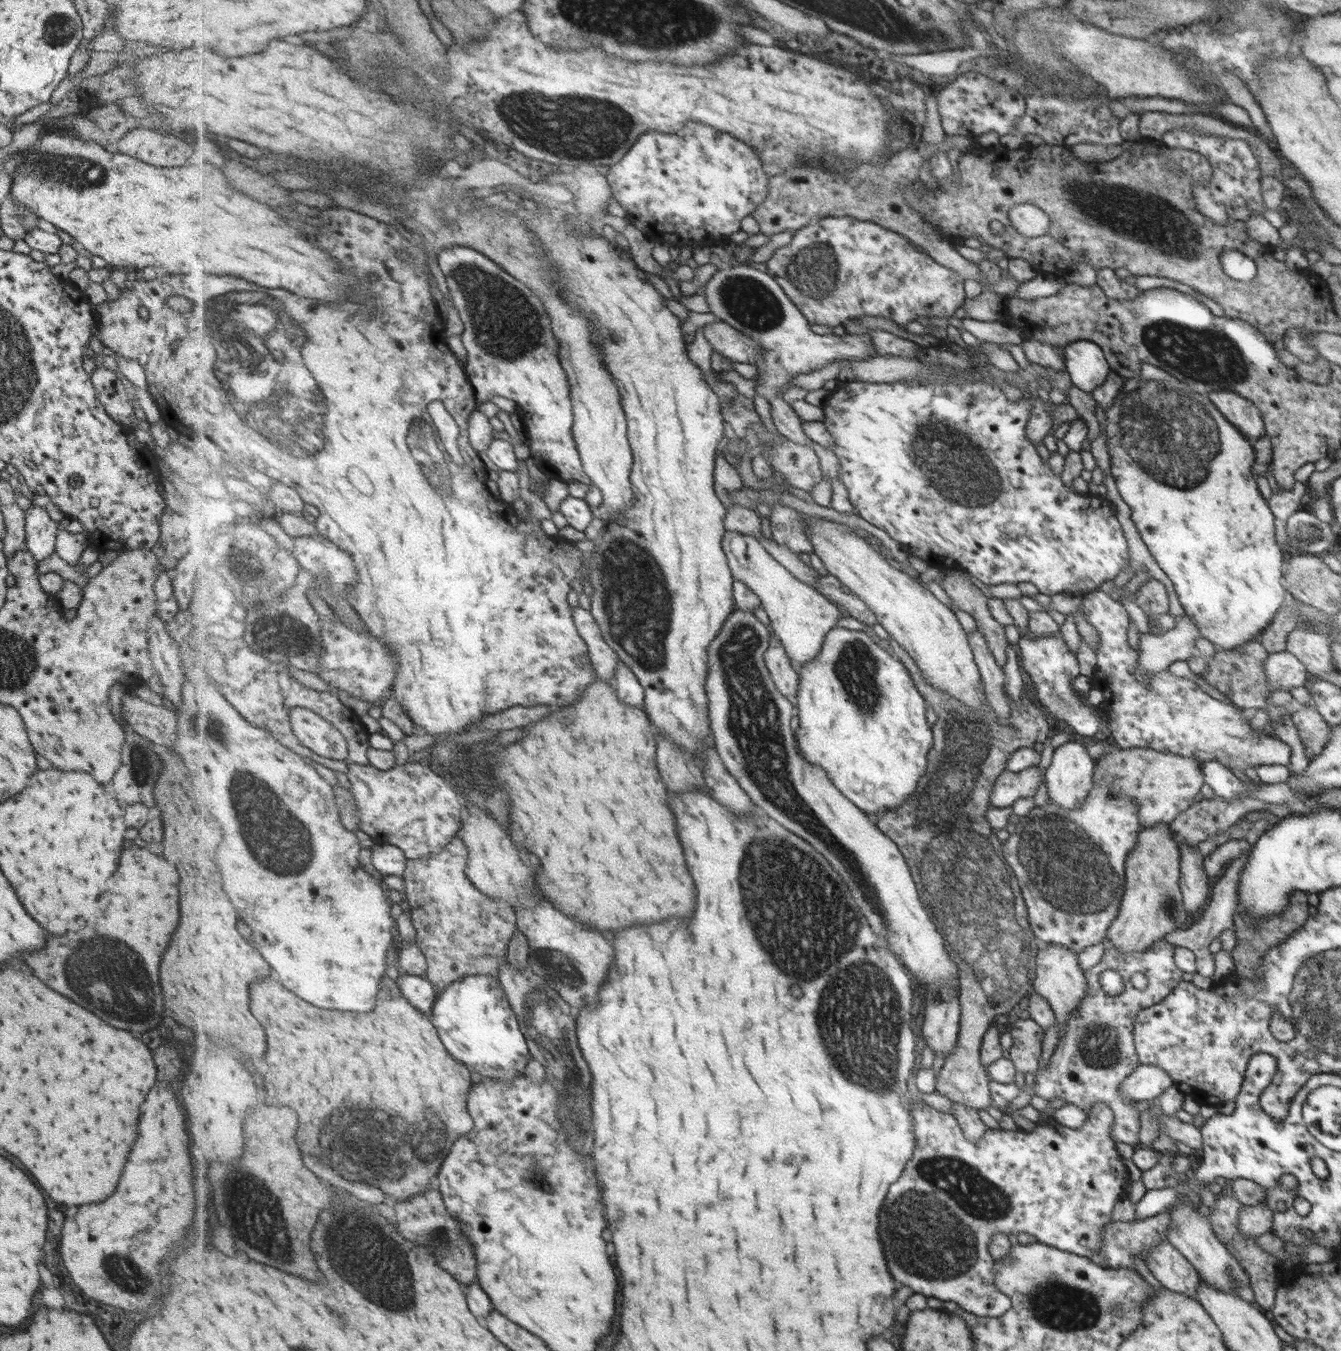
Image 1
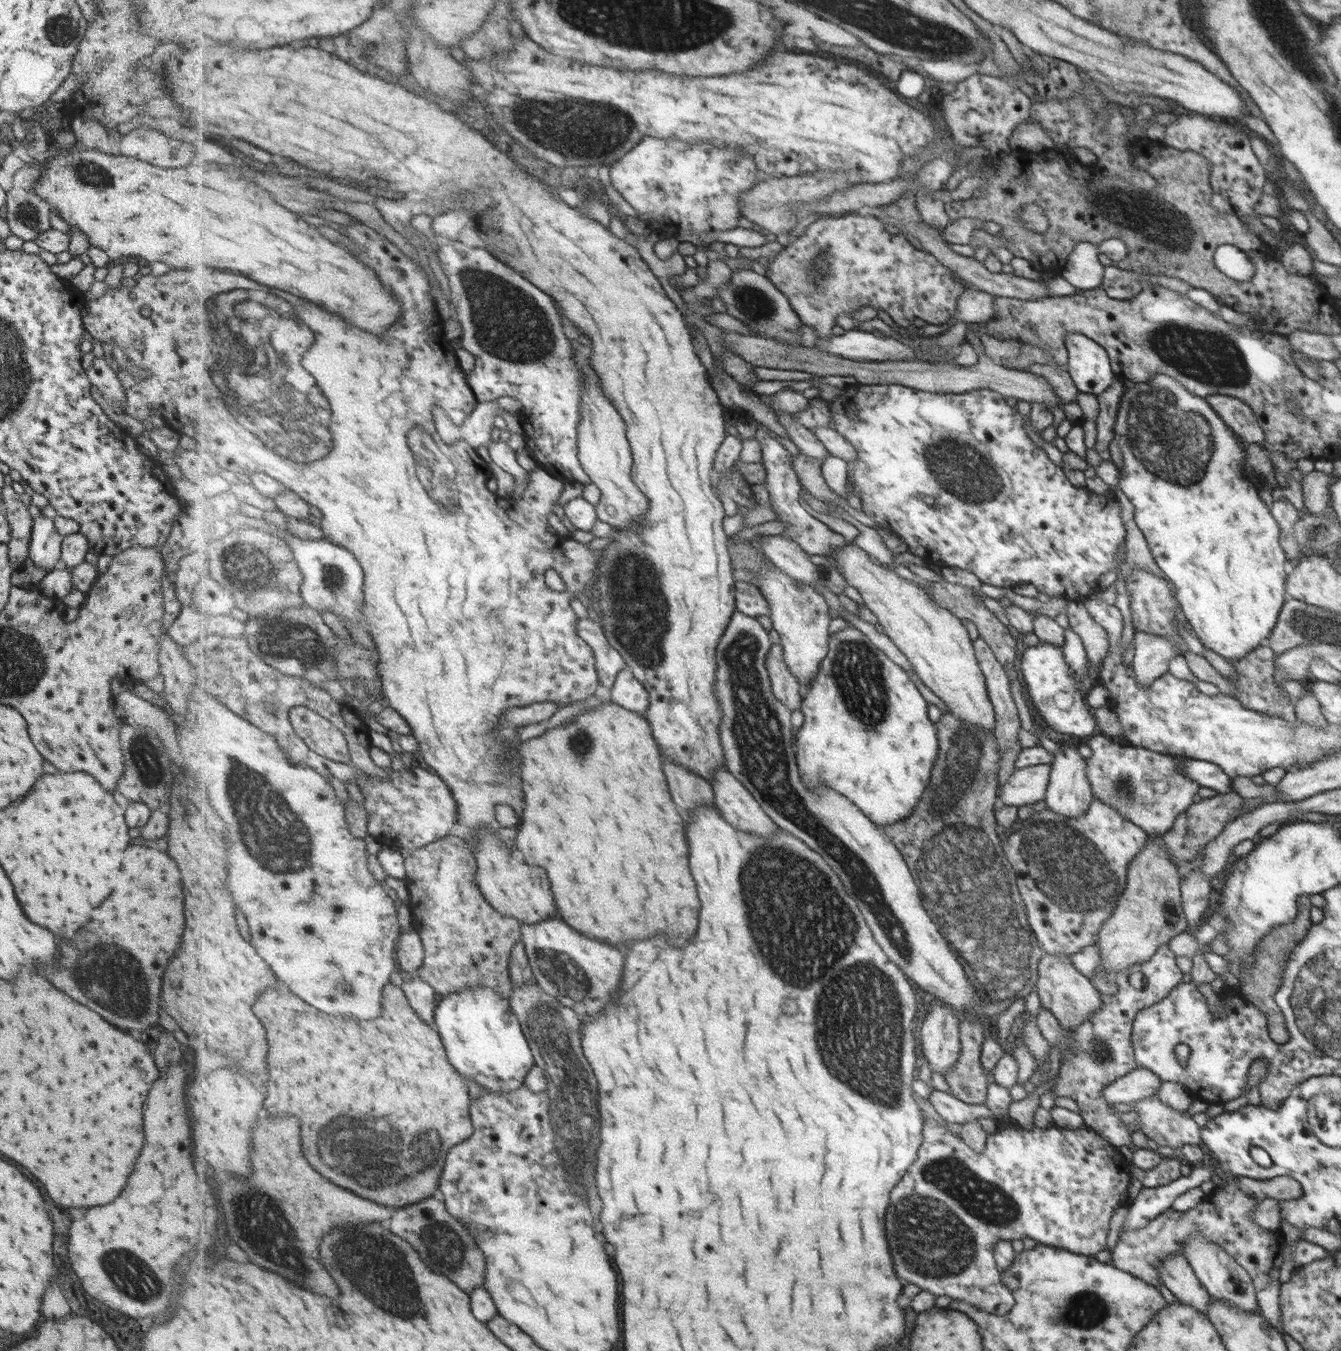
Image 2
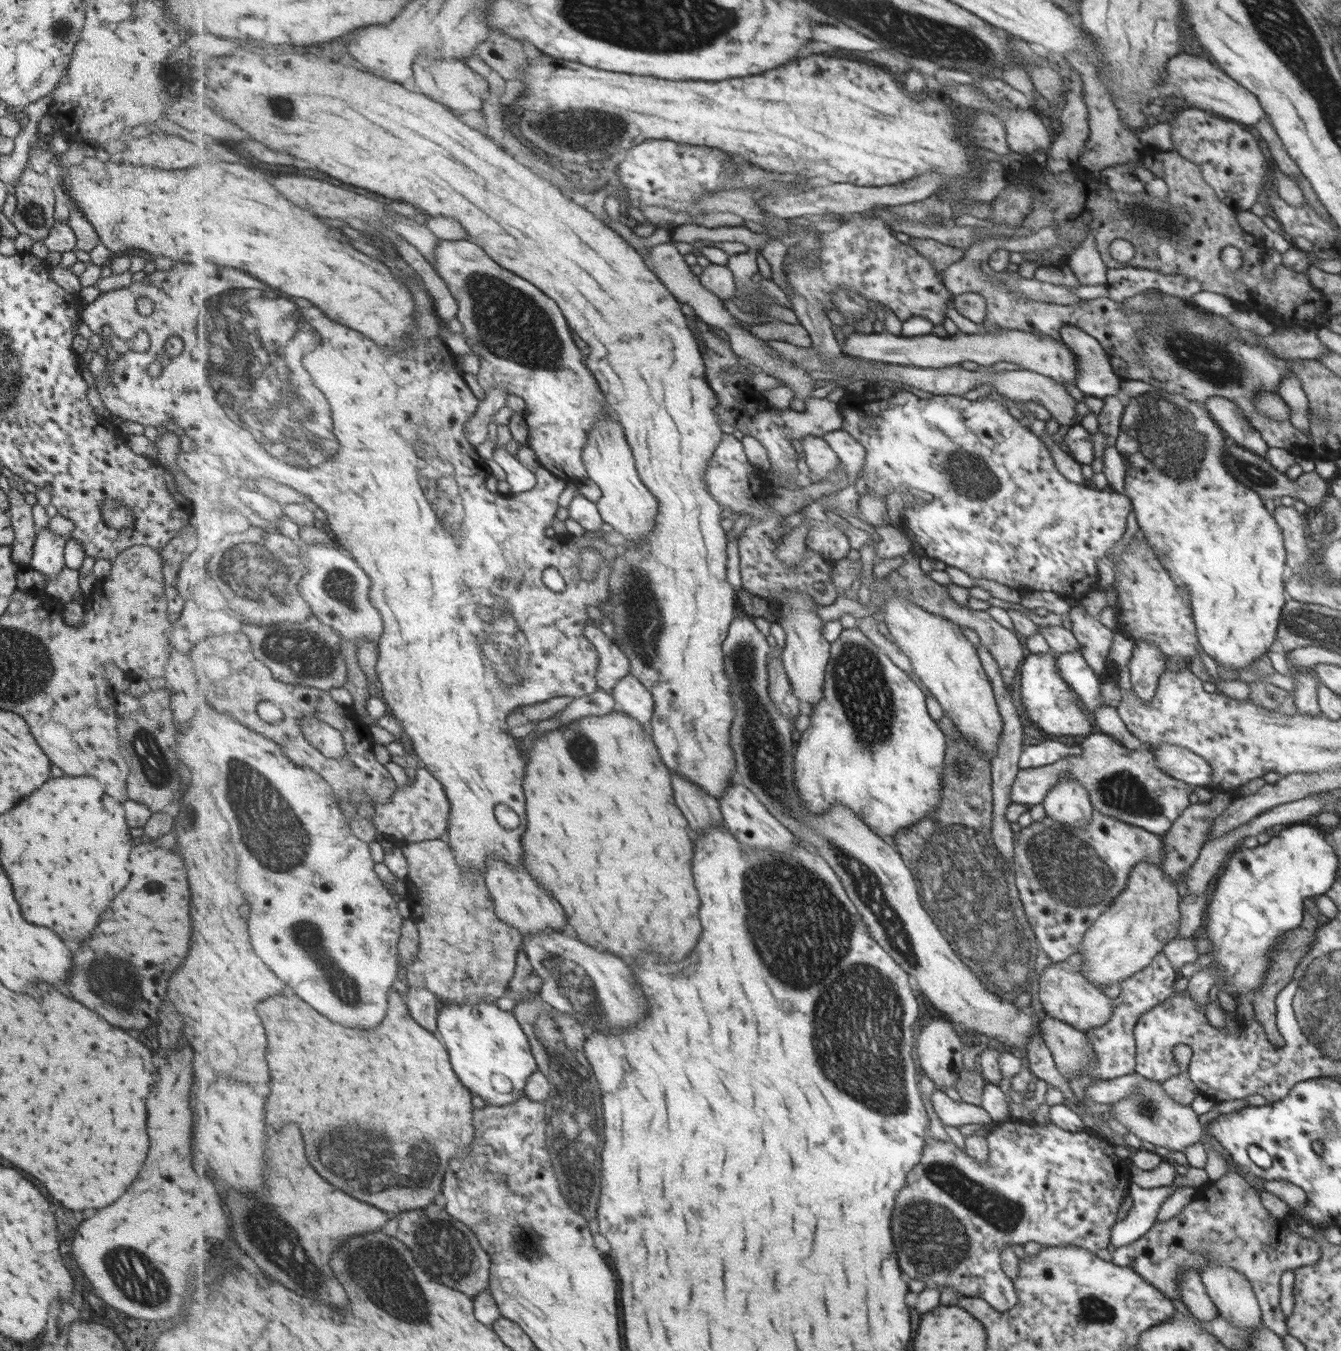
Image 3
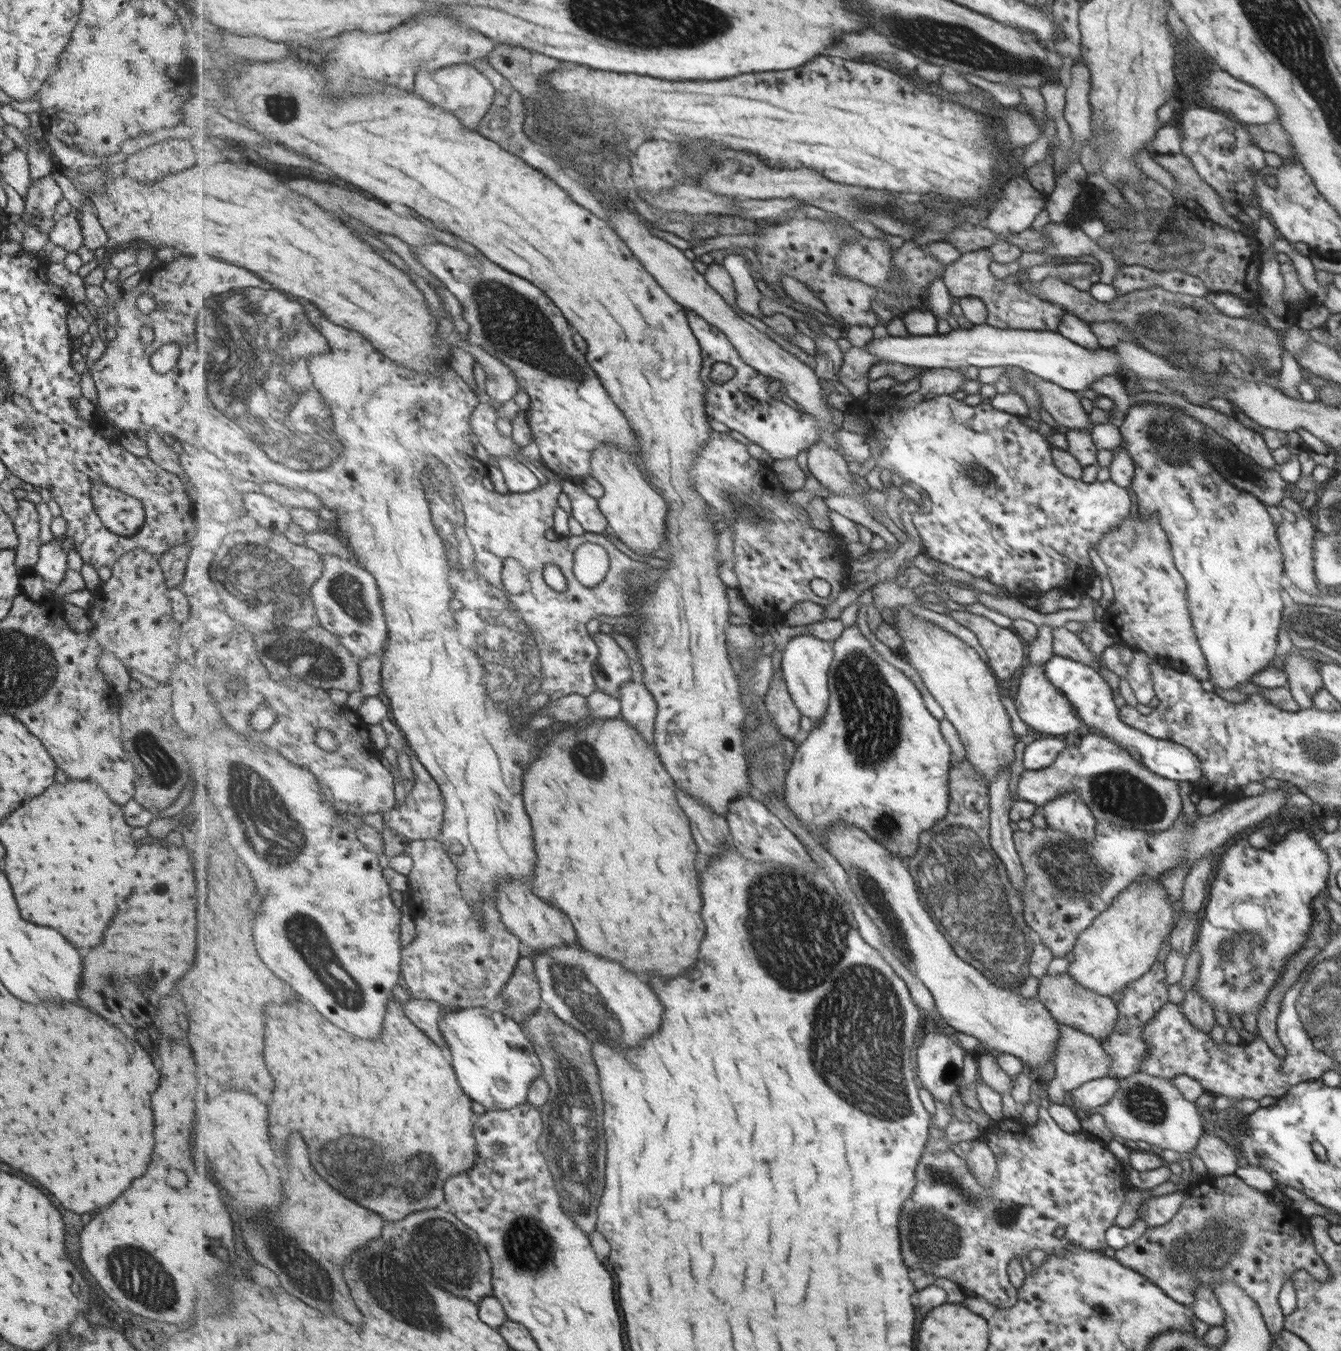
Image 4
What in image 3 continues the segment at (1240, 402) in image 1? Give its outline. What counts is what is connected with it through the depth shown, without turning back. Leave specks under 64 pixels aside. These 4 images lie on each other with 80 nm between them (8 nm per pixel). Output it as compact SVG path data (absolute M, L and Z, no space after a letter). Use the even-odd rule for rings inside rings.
M1213 396L1212 399L1205 400L1204 404L1205 412L1224 432L1223 436L1229 442L1251 454L1255 454L1255 456L1259 456L1259 458L1264 458L1268 447L1260 438L1258 432L1251 428L1237 404L1225 400L1225 398L1219 398L1219 396Z

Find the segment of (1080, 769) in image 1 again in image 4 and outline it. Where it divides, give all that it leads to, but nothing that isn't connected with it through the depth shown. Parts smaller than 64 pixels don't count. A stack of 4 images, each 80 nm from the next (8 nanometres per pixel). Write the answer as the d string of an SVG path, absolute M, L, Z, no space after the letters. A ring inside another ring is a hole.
M1065 793L1042 805L1046 824L1067 833L1086 847L1093 840L1096 821L1090 808L1075 794Z

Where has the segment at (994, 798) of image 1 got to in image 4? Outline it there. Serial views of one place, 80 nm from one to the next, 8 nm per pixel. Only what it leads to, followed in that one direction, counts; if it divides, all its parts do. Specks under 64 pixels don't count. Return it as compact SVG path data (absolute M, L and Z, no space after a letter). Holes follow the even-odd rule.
M1086 732L1082 734L1077 747L1067 746L1054 757L1048 767L1036 771L1020 770L1021 773L1017 780L1017 798L1038 806L1044 805L1048 800L1057 798L1059 795L1075 792L1090 808L1095 820L1154 833L1165 831L1181 815L1181 798L1177 792L1178 781L1150 771L1142 760L1133 758L1133 753L1121 748L1101 733Z

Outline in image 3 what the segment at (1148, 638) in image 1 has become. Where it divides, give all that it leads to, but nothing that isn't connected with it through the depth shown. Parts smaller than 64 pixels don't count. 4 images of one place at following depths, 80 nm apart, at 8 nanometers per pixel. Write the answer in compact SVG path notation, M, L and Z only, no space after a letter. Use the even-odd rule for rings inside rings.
M1134 641L1128 663L1130 683L1133 694L1140 699L1150 699L1156 690L1160 674L1165 671L1167 658L1153 643Z

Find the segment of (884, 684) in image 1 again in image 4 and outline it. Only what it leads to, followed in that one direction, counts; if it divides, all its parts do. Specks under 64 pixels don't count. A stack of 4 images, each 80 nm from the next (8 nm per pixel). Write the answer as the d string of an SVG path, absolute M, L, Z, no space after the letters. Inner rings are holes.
M851 626L843 632L843 636L835 642L835 660L829 671L828 682L831 698L829 708L820 723L813 728L807 736L804 736L799 742L799 748L791 761L791 767L786 780L786 804L787 808L799 818L800 824L809 831L811 836L819 841L821 846L825 846L823 830L830 829L839 821L847 821L862 828L870 837L881 843L889 854L901 857L901 860L911 857L917 852L919 844L919 834L927 830L935 823L939 822L943 816L947 815L948 807L948 772L949 772L949 746L943 742L939 734L937 720L925 709L921 702L921 695L915 689L913 682L907 679L901 671L893 668L873 649L869 641L861 635L861 630L856 626Z

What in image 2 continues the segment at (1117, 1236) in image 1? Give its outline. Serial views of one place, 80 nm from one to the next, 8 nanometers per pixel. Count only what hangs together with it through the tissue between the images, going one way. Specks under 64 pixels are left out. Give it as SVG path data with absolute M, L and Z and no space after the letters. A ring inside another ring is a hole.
M1236 1179L1223 1181L1225 1185L1221 1190L1213 1189L1211 1193L1202 1199L1201 1203L1190 1208L1189 1211L1177 1212L1176 1210L1168 1209L1160 1215L1157 1215L1153 1220L1150 1220L1143 1228L1123 1231L1122 1234L1119 1234L1120 1237L1115 1242L1113 1248L1108 1250L1111 1257L1110 1264L1115 1265L1123 1272L1129 1272L1132 1273L1133 1276L1140 1277L1142 1281L1150 1285L1156 1286L1158 1282L1161 1283L1159 1273L1160 1260L1164 1259L1167 1255L1181 1255L1185 1240L1191 1235L1201 1233L1245 1269L1245 1272L1247 1272L1252 1279L1252 1284L1255 1286L1254 1293L1258 1306L1257 1313L1271 1326L1275 1327L1279 1334L1283 1334L1280 1321L1280 1306L1277 1306L1277 1292L1280 1292L1277 1276L1279 1276L1279 1264L1283 1262L1283 1252L1285 1252L1285 1246L1283 1246L1281 1242L1277 1242L1277 1240L1281 1240L1281 1238L1279 1238L1281 1234L1279 1234L1279 1232L1273 1234L1273 1231L1277 1230L1264 1230L1264 1228L1257 1226L1257 1224L1252 1221L1252 1218L1250 1218L1250 1212L1257 1202L1240 1190Z

